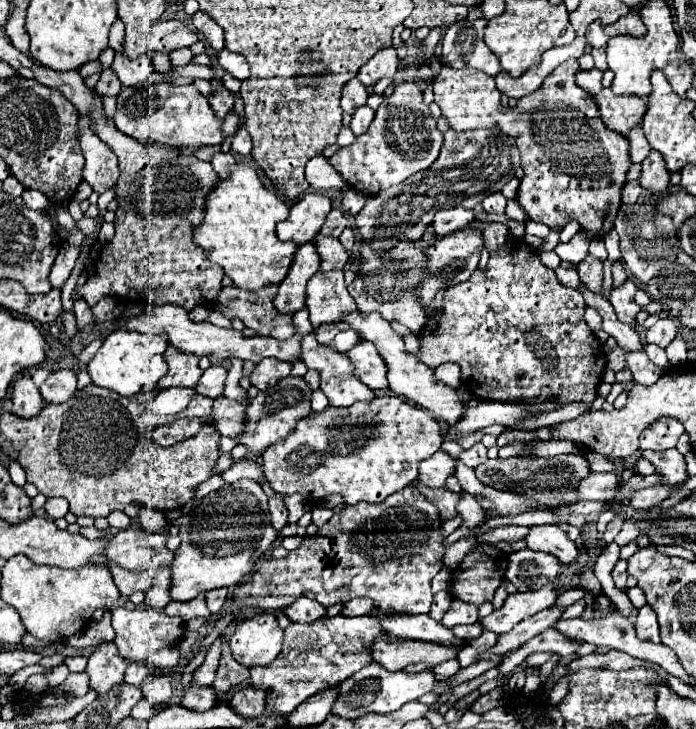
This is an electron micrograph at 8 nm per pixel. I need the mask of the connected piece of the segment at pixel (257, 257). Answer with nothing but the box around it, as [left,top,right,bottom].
[194,162,298,290]

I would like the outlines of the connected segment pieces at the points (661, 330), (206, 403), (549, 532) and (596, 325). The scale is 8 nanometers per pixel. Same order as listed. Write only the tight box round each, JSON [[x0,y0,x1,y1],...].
[[646,318,676,348],[182,394,214,418],[524,524,578,564],[584,307,602,332]]

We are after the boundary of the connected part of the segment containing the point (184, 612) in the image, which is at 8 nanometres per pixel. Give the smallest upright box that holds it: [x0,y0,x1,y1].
[164,594,210,620]

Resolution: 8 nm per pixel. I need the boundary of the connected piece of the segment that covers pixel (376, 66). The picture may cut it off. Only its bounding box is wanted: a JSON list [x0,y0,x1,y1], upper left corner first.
[358,48,398,86]

